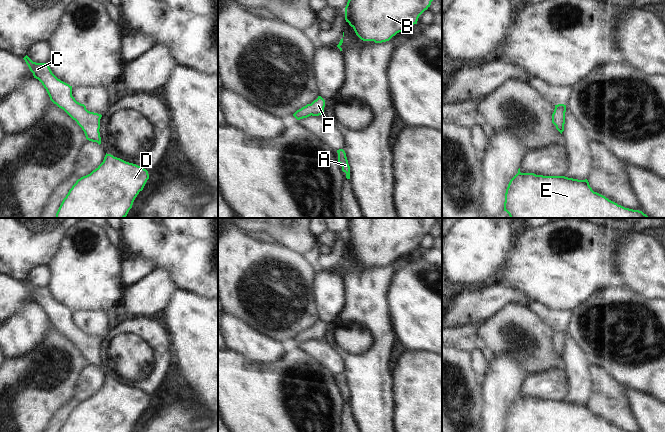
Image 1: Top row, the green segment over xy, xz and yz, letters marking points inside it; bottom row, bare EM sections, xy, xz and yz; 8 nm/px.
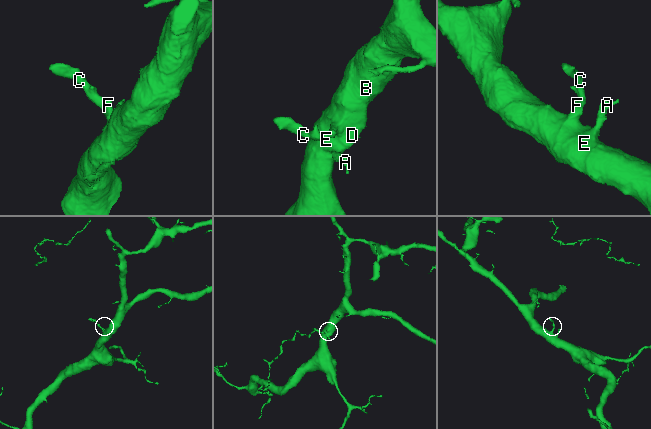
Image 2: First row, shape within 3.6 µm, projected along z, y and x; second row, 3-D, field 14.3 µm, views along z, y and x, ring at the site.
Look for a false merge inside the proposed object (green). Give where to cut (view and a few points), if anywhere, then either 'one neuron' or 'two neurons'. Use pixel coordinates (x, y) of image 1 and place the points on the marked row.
no cut | one neuron

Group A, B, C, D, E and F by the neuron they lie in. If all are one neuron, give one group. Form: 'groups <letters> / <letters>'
groups A B C D E F

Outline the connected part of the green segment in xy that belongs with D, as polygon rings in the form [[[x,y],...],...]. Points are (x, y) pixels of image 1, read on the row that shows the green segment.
[[[106,153],[103,162],[95,170],[72,186],[56,218],[125,218],[148,179],[146,169]]]

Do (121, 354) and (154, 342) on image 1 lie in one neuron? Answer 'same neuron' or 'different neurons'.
same neuron

